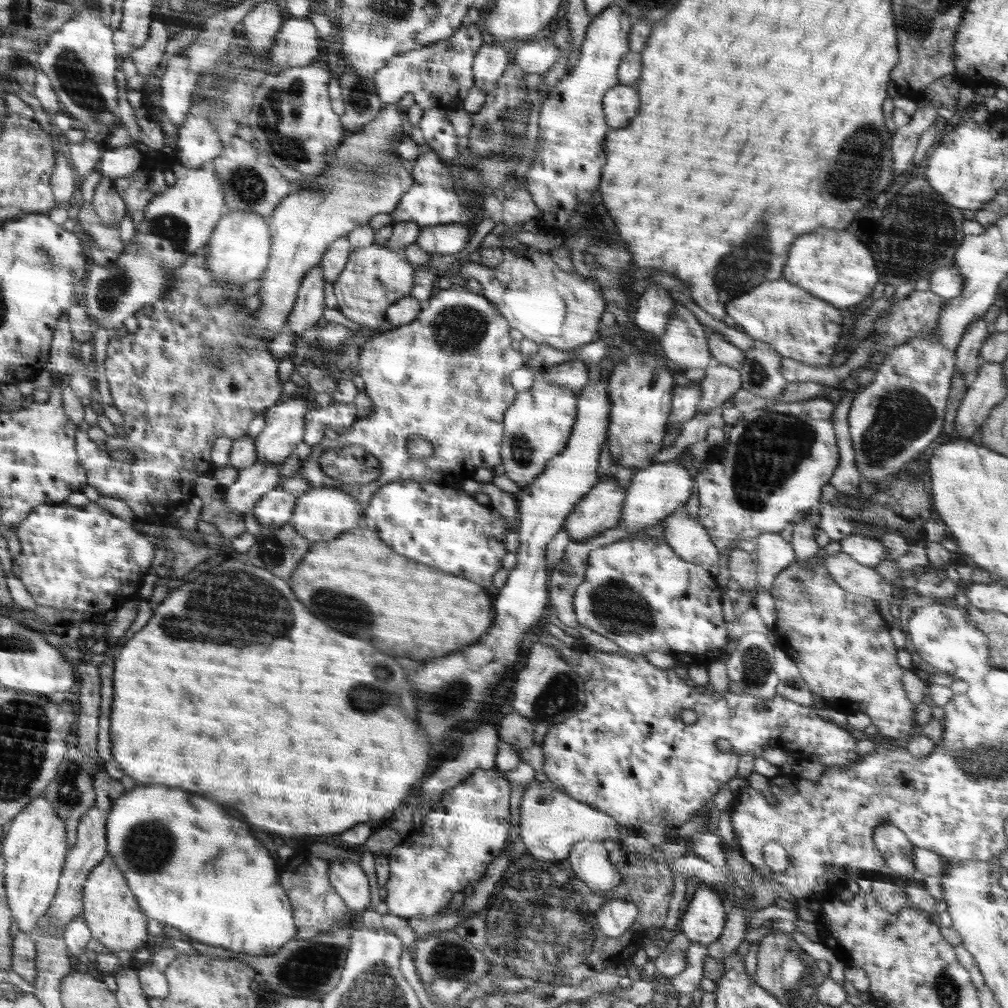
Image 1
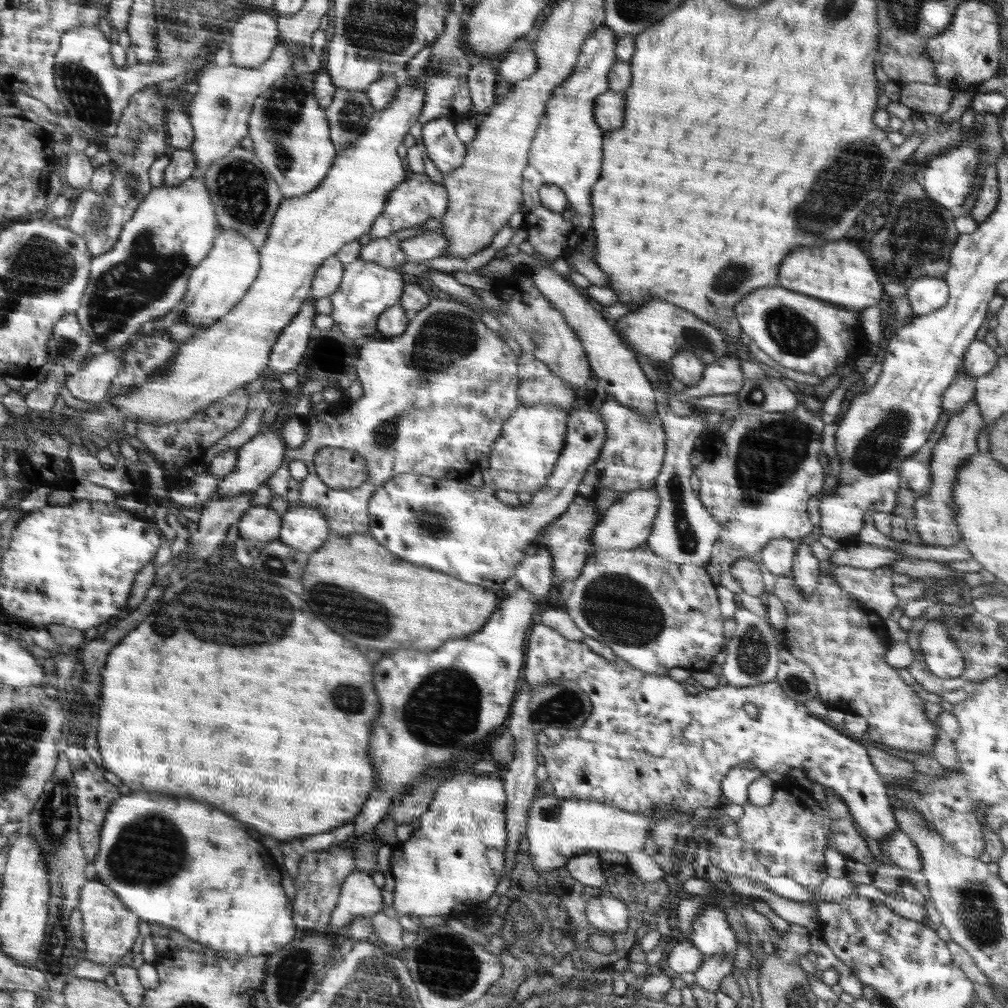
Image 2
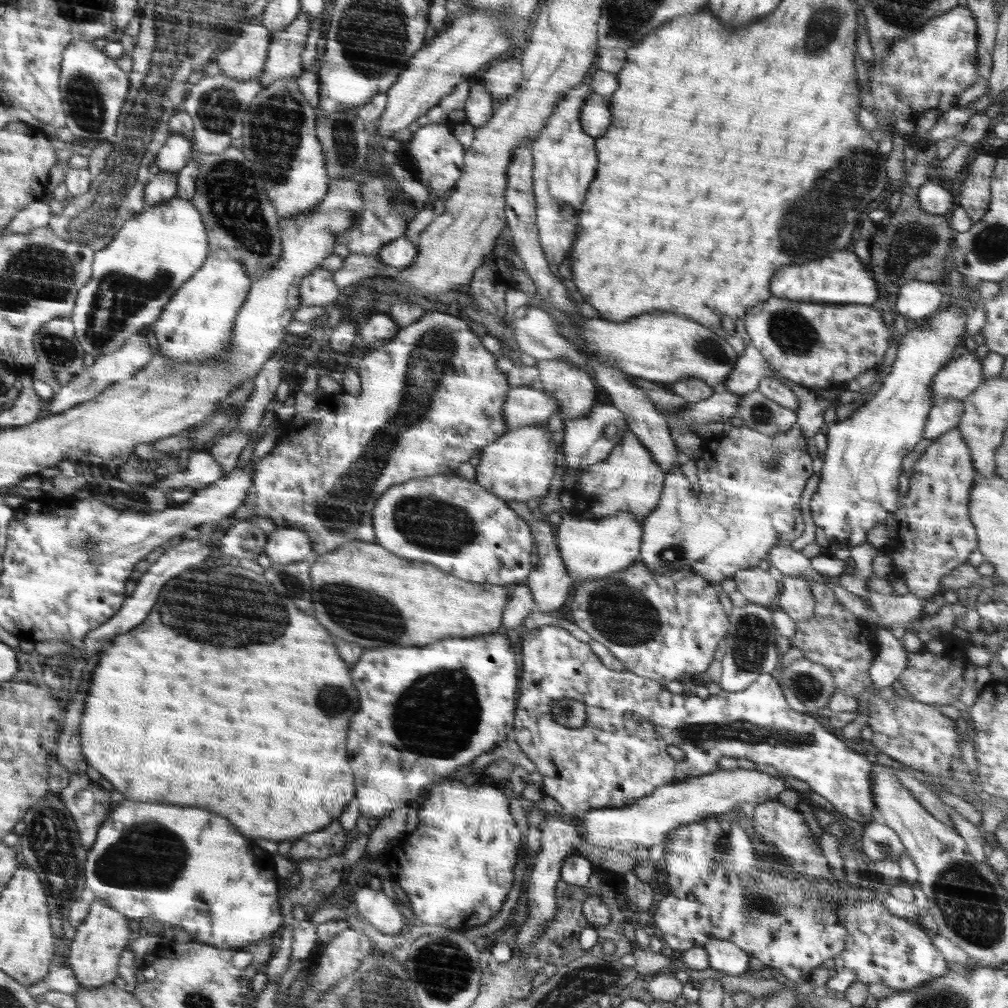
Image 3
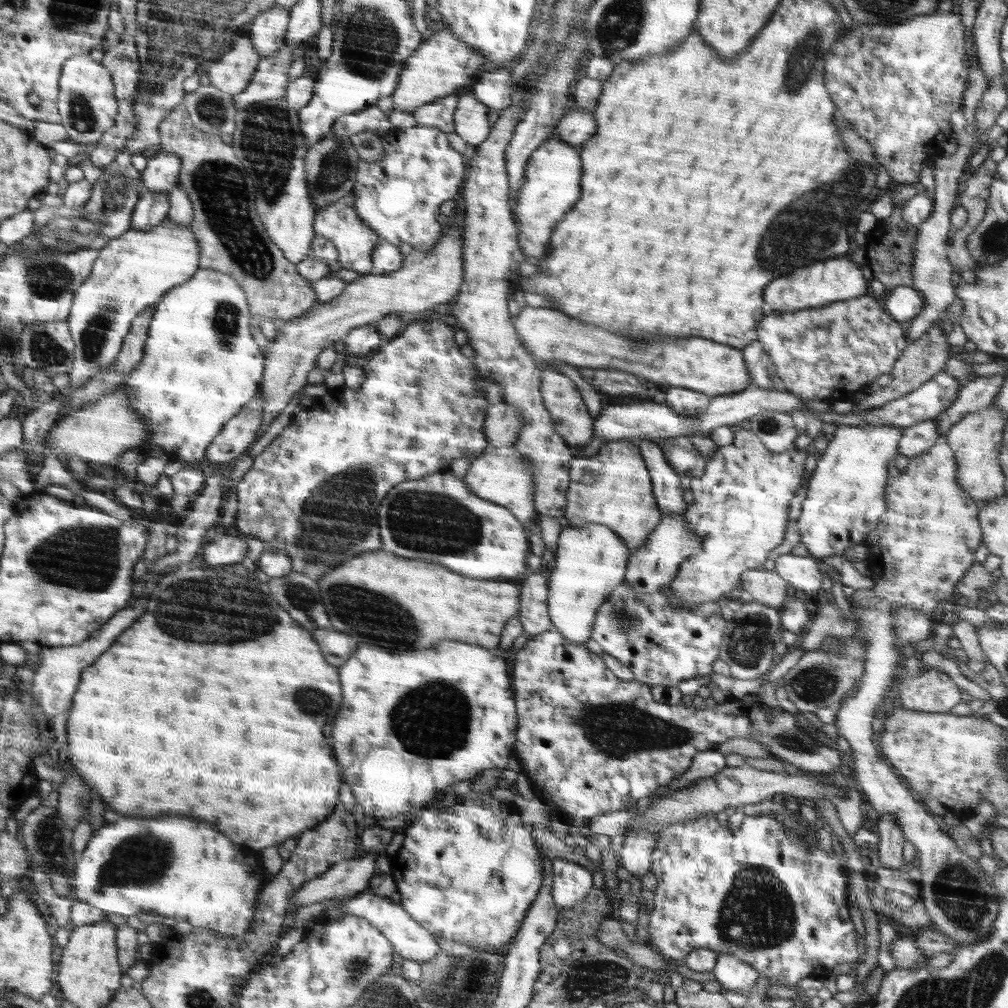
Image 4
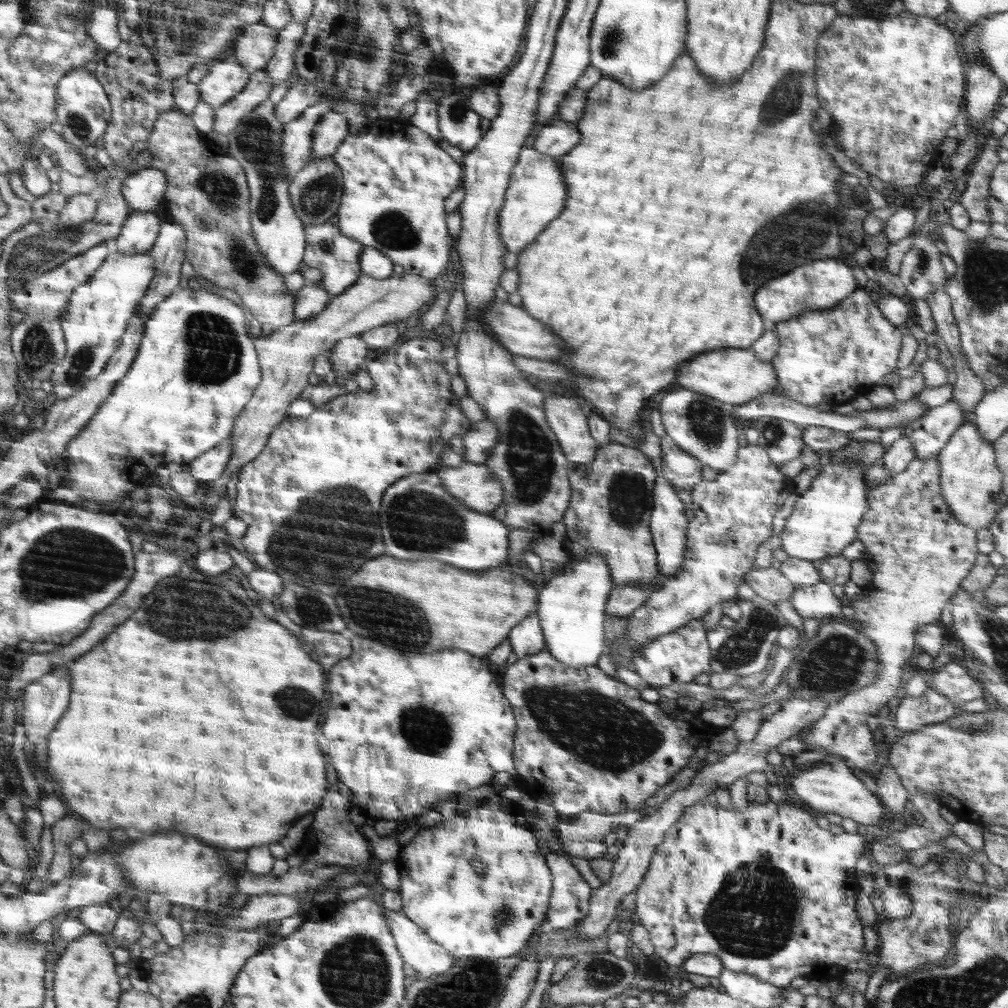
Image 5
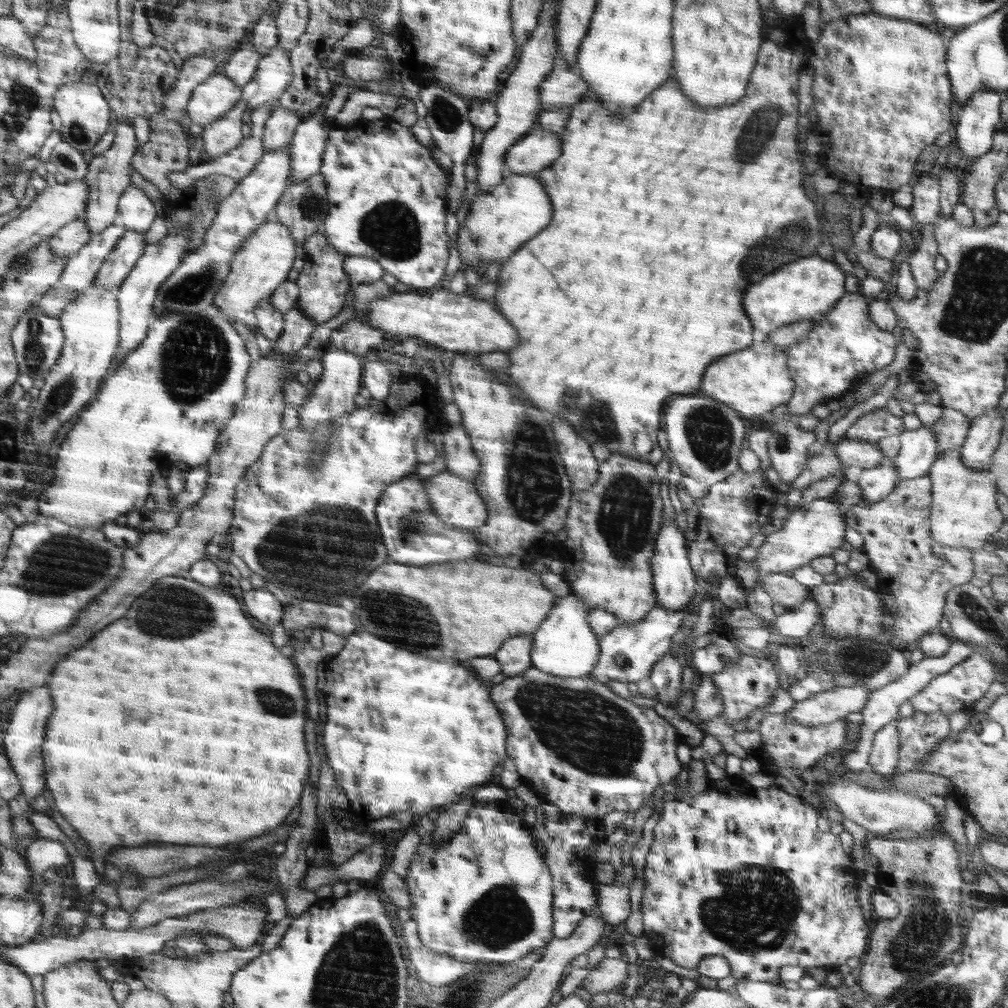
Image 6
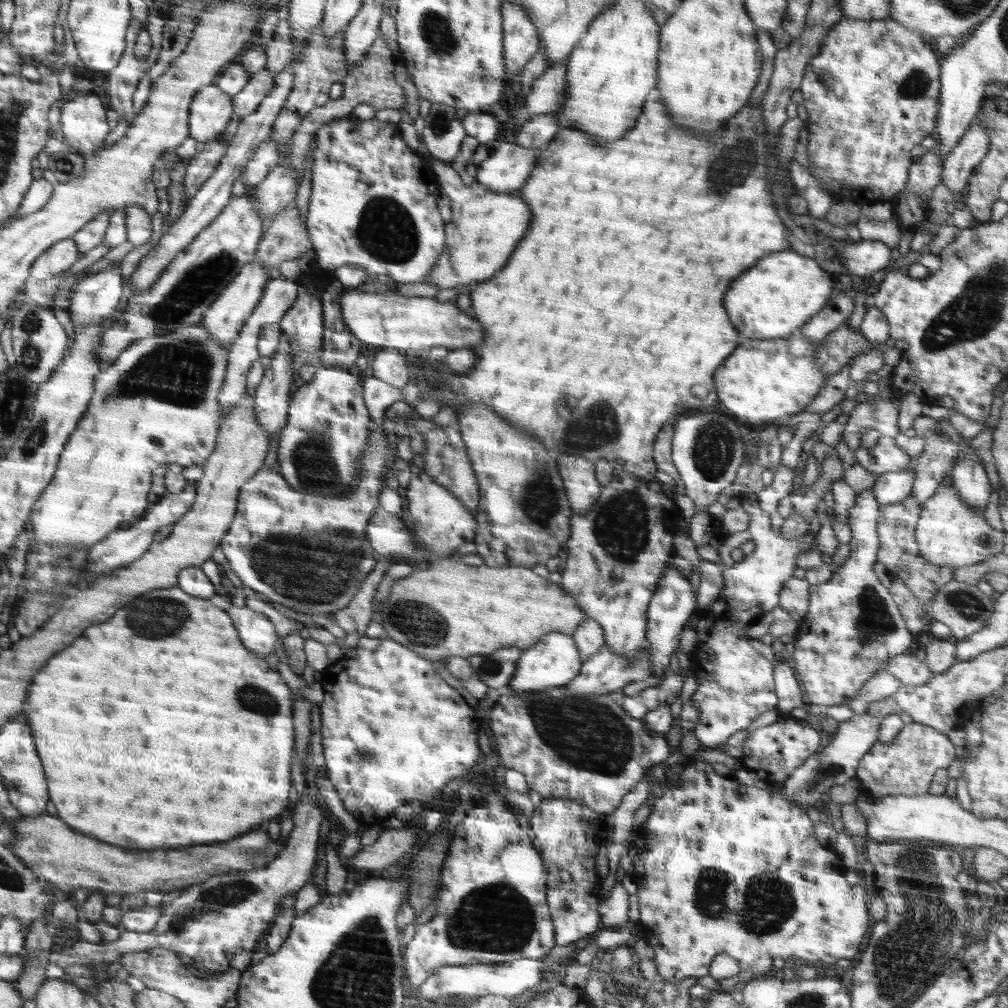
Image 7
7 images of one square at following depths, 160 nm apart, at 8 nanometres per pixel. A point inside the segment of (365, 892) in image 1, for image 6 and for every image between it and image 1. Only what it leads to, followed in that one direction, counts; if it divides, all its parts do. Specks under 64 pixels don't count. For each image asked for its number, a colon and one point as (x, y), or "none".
2: (359, 895)
3: (378, 908)
4: (412, 941)
5: (428, 958)
6: (435, 969)

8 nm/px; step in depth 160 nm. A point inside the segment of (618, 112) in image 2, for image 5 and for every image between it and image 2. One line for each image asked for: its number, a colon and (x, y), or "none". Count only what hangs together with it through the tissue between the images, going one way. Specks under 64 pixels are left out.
3: (595, 116)
4: (578, 125)
5: (556, 139)

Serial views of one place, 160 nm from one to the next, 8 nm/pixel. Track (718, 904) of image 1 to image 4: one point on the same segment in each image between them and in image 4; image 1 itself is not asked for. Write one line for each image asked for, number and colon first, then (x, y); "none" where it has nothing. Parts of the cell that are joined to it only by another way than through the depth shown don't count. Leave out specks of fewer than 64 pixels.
2: (710, 932)
3: (723, 956)
4: (732, 974)

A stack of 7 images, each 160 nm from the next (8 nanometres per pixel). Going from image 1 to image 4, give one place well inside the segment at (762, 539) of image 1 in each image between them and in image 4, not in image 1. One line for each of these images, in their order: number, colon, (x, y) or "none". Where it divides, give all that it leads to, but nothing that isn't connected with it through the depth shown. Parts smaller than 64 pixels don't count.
2: (778, 555)
3: (790, 562)
4: (802, 572)

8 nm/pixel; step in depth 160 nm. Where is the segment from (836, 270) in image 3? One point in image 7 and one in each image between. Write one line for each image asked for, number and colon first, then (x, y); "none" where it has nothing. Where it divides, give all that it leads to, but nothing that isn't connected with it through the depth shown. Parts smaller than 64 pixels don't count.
4: (839, 279)
5: (819, 285)
6: (805, 289)
7: (774, 299)

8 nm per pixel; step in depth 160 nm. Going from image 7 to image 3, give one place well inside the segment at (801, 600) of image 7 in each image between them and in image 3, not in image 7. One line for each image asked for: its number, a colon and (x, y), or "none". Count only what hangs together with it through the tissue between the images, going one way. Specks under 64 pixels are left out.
3: (759, 586)
4: (765, 586)
5: (769, 583)
6: (785, 590)

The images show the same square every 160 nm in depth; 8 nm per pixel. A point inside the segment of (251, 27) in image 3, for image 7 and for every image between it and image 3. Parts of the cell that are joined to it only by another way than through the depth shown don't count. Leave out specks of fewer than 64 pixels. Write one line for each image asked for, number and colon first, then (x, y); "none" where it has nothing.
4: (231, 73)
5: (226, 78)
6: (216, 96)
7: (211, 109)

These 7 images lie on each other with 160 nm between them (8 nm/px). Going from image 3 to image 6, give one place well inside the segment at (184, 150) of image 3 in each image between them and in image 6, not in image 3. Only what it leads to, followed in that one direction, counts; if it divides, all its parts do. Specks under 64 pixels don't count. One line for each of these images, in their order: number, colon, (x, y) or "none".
4: (161, 174)
5: (145, 189)
6: (136, 211)

